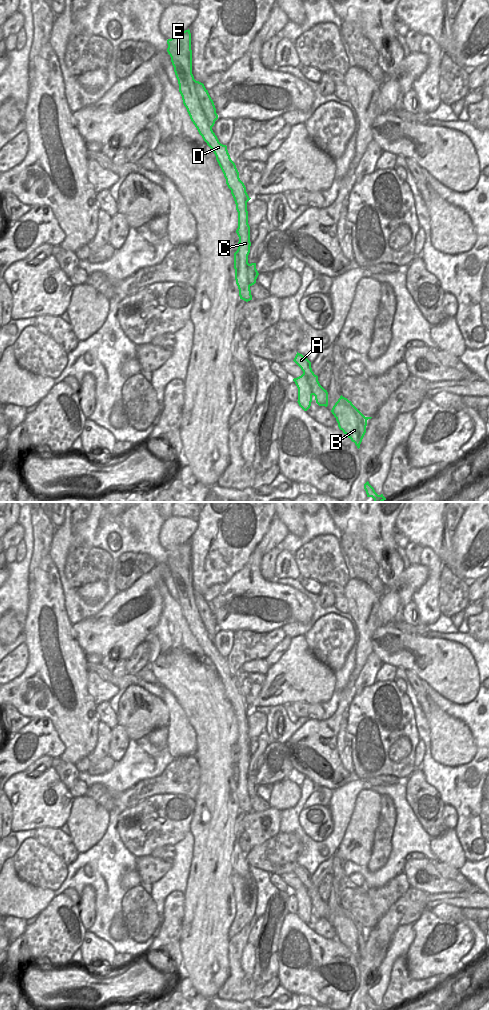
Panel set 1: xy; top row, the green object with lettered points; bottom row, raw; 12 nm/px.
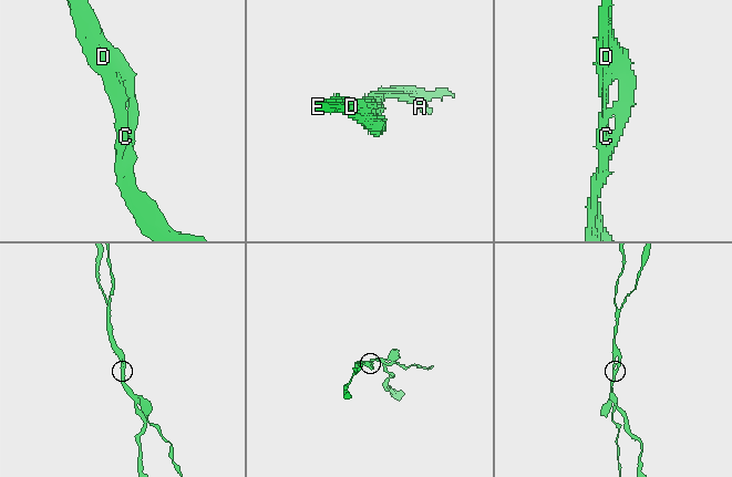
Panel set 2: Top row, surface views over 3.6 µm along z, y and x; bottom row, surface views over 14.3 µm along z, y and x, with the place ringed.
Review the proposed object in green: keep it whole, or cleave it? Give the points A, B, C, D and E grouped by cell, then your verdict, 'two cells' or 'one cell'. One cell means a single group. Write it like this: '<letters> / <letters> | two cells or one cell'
A C D E / B | two cells

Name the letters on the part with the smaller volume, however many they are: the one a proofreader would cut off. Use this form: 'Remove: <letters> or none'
Remove: B.

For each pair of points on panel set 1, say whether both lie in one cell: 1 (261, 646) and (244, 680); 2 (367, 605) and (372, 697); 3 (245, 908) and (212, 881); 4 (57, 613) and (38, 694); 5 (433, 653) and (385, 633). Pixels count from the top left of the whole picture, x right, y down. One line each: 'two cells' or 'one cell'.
1: one cell
2: two cells
3: two cells
4: one cell
5: one cell

